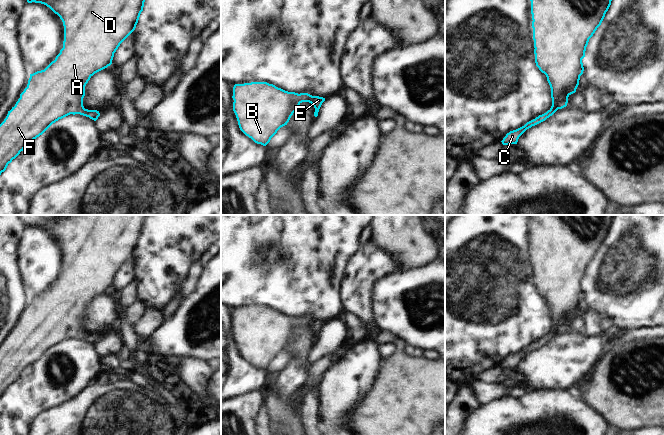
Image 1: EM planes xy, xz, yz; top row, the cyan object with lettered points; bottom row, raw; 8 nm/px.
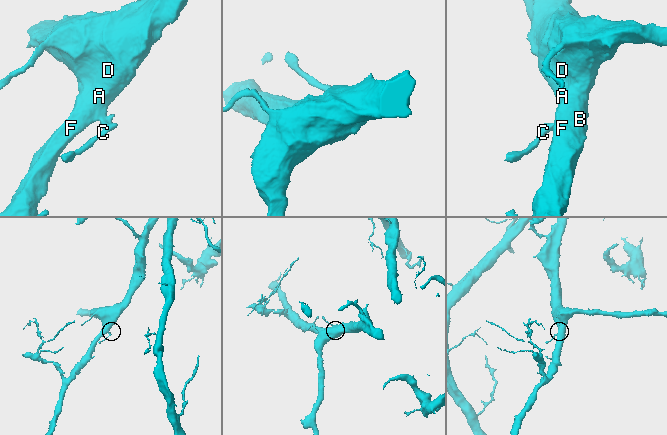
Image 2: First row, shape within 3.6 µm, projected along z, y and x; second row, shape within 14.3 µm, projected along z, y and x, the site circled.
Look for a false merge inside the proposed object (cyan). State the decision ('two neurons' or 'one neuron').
one neuron

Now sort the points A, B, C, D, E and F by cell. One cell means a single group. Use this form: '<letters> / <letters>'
A B C D E F

